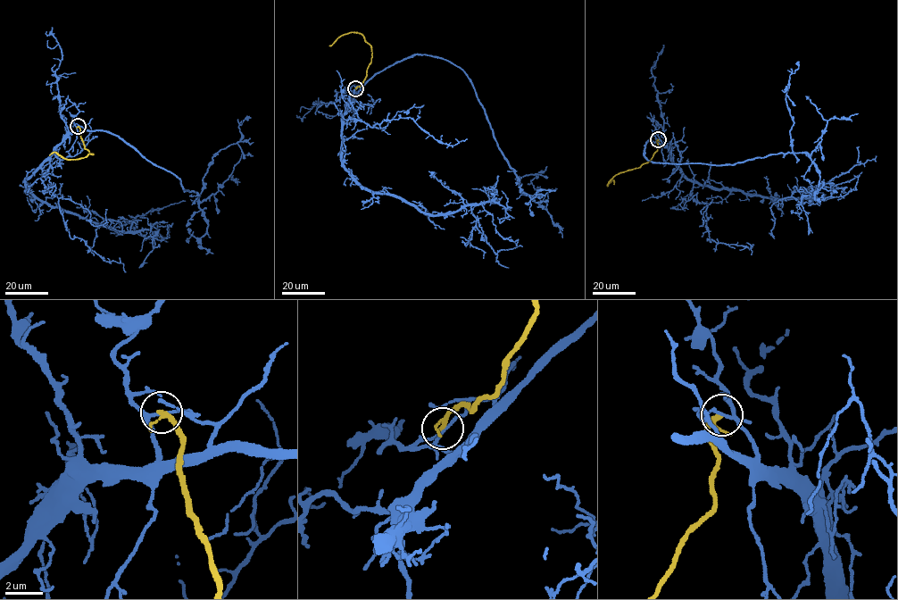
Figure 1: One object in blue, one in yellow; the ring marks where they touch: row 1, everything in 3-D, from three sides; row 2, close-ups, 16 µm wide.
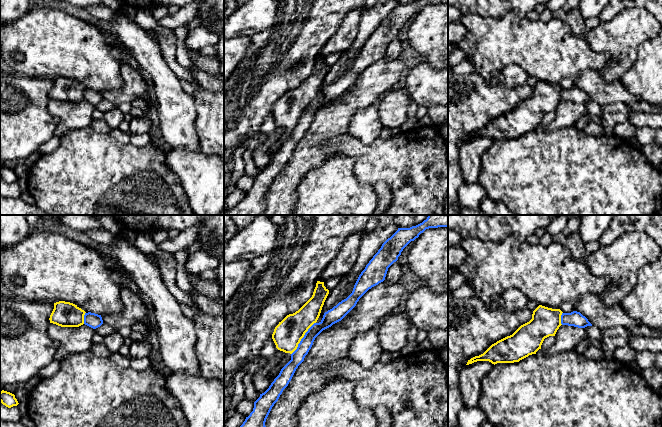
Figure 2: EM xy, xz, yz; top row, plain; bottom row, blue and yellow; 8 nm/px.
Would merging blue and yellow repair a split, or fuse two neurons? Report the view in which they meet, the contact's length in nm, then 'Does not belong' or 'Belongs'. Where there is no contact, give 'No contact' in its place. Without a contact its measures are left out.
Touches blue in xz. Shared border 320 nm. Does not belong

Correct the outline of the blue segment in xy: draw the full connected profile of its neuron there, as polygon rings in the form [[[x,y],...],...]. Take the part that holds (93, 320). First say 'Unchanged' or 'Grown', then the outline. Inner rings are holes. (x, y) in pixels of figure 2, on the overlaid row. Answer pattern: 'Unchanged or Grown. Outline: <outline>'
Unchanged. Outline: [[[88,312],[84,315],[84,324],[93,329],[96,329],[103,324],[103,320],[101,315]]]

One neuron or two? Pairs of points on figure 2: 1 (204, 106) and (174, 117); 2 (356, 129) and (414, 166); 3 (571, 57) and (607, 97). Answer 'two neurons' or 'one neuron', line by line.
1: two neurons
2: two neurons
3: two neurons

